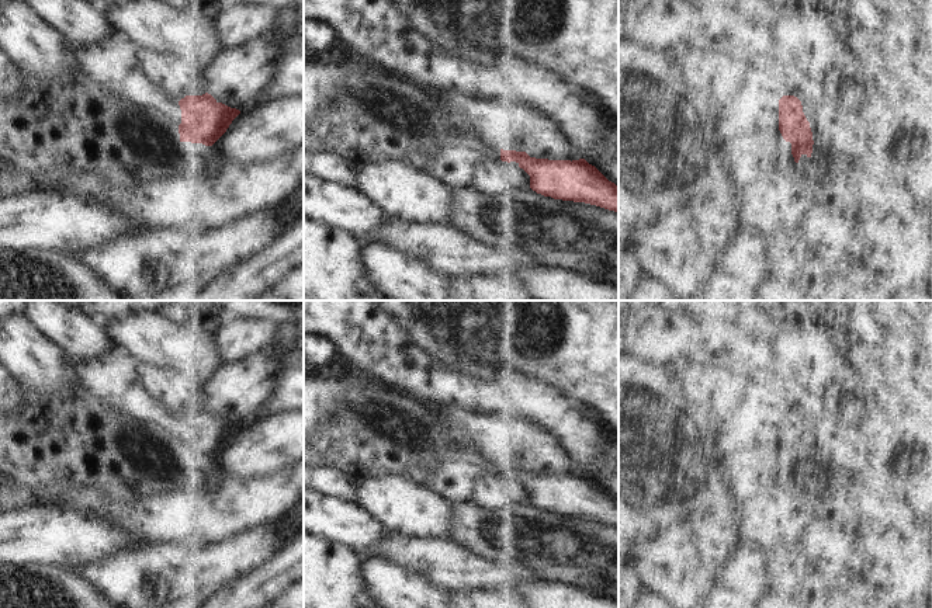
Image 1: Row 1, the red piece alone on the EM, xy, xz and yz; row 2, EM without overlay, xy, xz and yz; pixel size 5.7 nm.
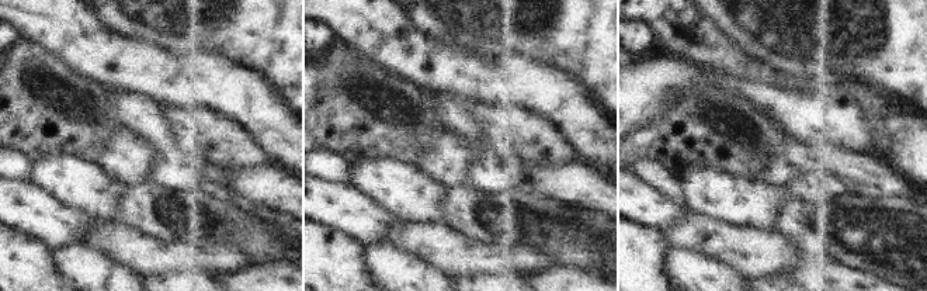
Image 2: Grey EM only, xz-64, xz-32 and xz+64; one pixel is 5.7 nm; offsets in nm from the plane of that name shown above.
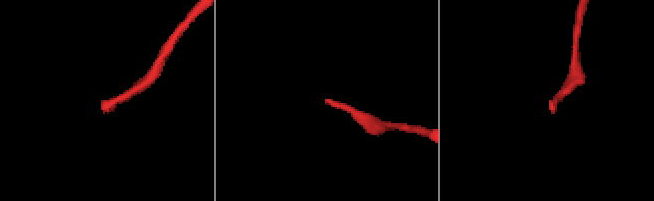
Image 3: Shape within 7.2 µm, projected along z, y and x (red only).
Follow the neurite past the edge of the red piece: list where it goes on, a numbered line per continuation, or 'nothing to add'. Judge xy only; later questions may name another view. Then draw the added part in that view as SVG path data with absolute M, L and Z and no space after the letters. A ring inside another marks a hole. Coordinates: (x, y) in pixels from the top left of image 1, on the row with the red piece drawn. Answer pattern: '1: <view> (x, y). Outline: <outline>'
1: xy (111, 63). Outline: M114 34L107 41L90 44L73 44L66 41L79 70L94 81L105 87L110 93L117 94L136 107L156 110L171 121L181 124L181 110L179 101L164 91L159 90L138 67L134 44L124 34Z

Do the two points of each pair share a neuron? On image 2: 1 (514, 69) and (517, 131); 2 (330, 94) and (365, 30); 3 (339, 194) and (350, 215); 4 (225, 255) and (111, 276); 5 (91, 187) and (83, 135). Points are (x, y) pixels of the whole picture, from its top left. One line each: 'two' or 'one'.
1: two
2: two
3: one
4: two
5: two

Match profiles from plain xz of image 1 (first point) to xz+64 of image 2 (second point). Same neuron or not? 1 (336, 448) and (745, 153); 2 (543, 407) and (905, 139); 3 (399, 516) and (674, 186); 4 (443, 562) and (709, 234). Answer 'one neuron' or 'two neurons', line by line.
1: one neuron
2: two neurons
3: two neurons
4: one neuron

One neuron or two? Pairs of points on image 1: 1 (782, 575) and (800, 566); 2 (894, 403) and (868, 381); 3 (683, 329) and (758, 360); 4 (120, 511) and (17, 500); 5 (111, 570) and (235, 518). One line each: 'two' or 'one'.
1: one
2: one
3: one
4: one
5: two

